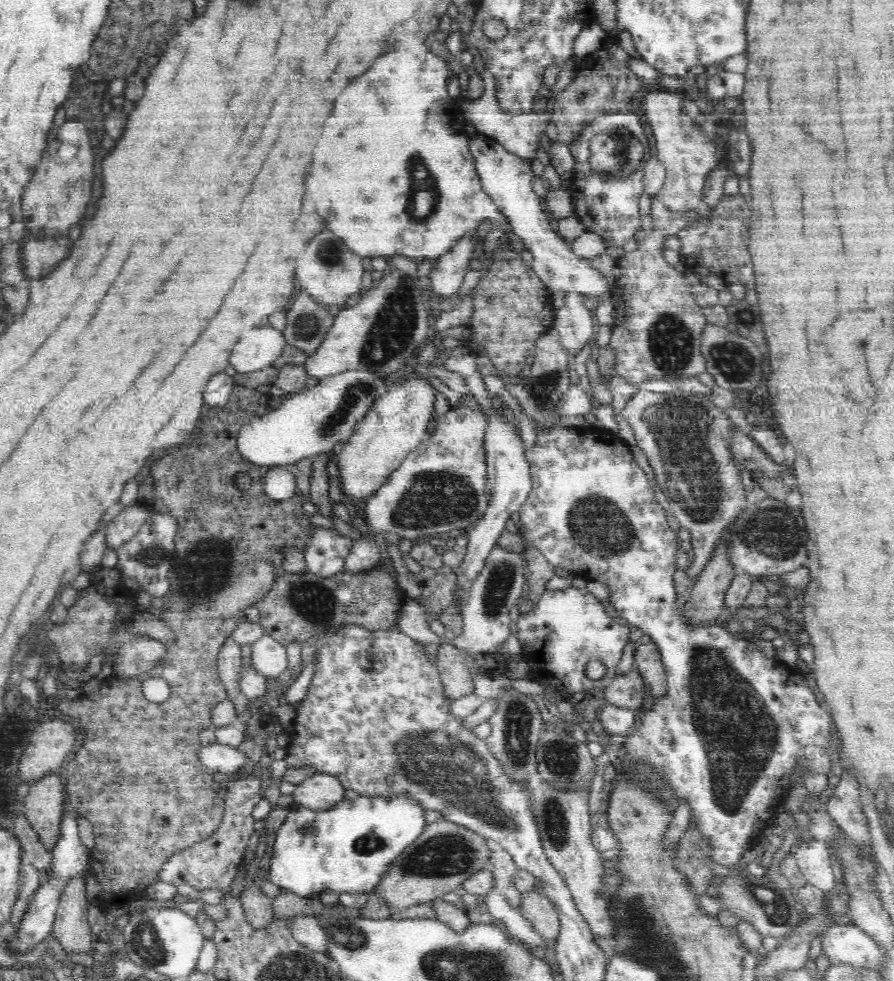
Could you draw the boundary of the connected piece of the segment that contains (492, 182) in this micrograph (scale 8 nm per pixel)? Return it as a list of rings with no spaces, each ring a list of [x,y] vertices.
[[[484,135],[474,138],[469,148],[482,189],[501,215],[508,219],[510,230],[522,238],[525,250],[532,253],[534,274],[544,282],[547,292],[551,295],[560,290],[578,292],[597,300],[599,304],[613,300],[607,279],[592,267],[591,259],[576,256],[570,245],[563,238],[558,238],[556,231],[552,230],[553,219],[549,214],[544,214],[545,209],[540,208],[542,200],[532,190],[535,175],[531,164],[516,154],[510,154],[501,142]]]

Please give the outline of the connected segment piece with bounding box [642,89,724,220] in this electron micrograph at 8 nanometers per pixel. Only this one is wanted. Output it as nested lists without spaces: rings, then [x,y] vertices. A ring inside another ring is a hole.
[[[657,90],[648,93],[644,97],[642,108],[646,122],[650,124],[654,140],[656,140],[656,158],[660,160],[666,168],[666,181],[664,186],[657,194],[657,198],[663,203],[663,207],[667,211],[674,212],[676,215],[702,214],[702,218],[706,220],[706,216],[713,216],[713,207],[702,202],[702,188],[704,188],[704,180],[706,174],[720,164],[720,156],[722,156],[722,146],[714,146],[706,134],[692,124],[692,120],[688,116],[684,116],[682,112],[682,98],[679,94],[674,94],[668,90]]]

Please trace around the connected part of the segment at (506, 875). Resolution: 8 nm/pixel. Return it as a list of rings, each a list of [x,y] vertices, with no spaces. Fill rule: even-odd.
[[[489,839],[488,845],[492,847],[492,856],[490,856],[488,862],[495,880],[494,886],[510,902],[512,907],[519,910],[522,903],[522,893],[513,884],[514,875],[518,870],[516,863],[499,842]]]

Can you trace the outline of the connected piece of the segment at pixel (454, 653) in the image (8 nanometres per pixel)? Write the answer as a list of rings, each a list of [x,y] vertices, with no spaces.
[[[441,644],[437,651],[438,671],[450,701],[474,693],[472,673],[482,673],[476,661],[452,644]]]

